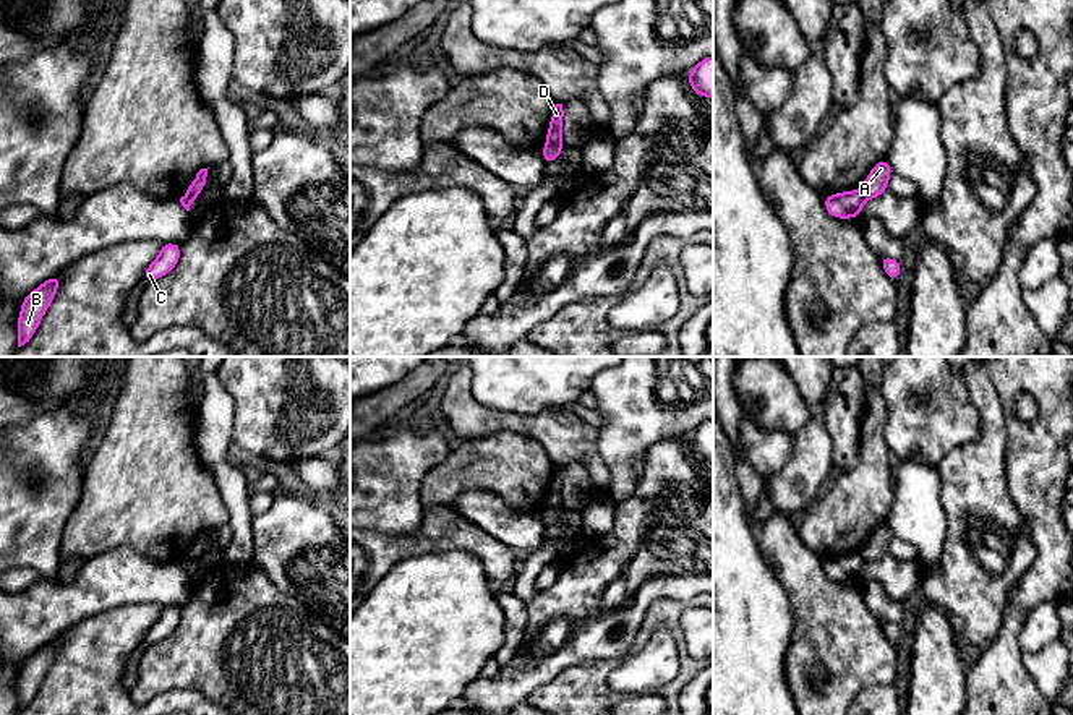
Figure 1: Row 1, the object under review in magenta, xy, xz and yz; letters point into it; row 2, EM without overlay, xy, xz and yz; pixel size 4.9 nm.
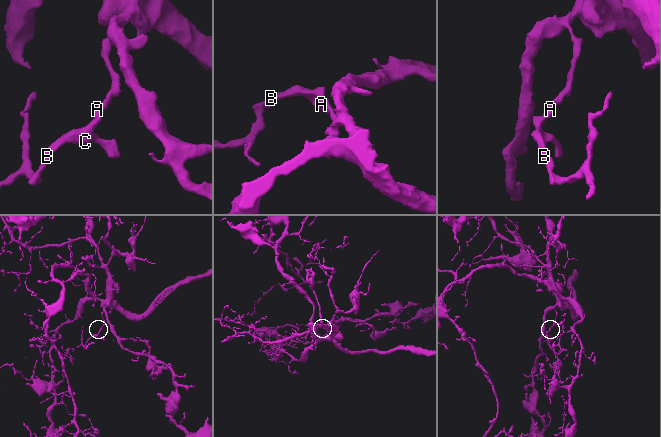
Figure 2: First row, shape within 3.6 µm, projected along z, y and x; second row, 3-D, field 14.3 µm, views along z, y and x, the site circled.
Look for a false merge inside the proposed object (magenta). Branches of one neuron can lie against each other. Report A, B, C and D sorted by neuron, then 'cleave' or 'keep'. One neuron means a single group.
A / B C D | cleave

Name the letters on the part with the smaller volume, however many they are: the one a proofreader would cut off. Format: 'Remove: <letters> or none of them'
Remove: B, C, D

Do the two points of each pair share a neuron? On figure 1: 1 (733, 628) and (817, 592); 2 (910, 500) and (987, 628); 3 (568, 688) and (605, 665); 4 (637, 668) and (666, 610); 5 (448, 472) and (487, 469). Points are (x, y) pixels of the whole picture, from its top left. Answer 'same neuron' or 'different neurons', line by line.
1: different neurons
2: different neurons
3: same neuron
4: different neurons
5: same neuron

